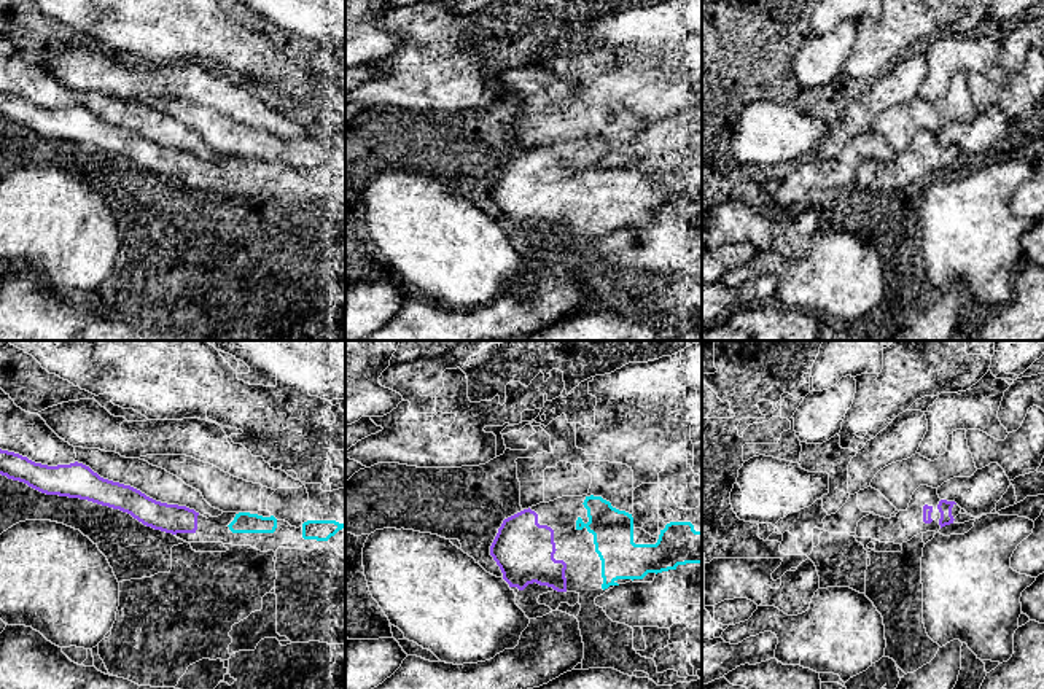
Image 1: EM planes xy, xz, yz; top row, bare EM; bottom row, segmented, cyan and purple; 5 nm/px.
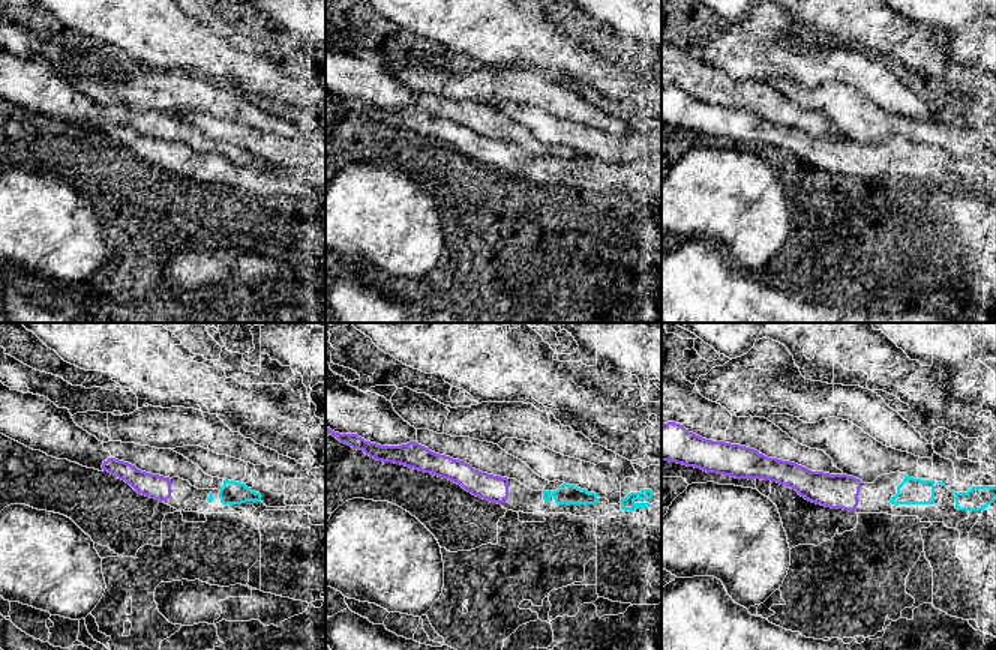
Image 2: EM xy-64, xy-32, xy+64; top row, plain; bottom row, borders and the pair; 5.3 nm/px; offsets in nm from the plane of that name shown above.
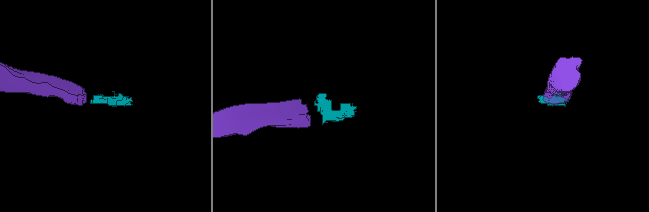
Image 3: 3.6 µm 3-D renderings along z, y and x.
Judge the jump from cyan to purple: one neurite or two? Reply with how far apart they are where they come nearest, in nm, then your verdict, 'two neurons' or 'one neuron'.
120 nm | one neuron

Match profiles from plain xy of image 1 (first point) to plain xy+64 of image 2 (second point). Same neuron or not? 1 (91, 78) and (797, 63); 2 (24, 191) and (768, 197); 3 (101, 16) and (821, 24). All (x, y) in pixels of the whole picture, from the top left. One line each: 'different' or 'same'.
1: same
2: same
3: same

